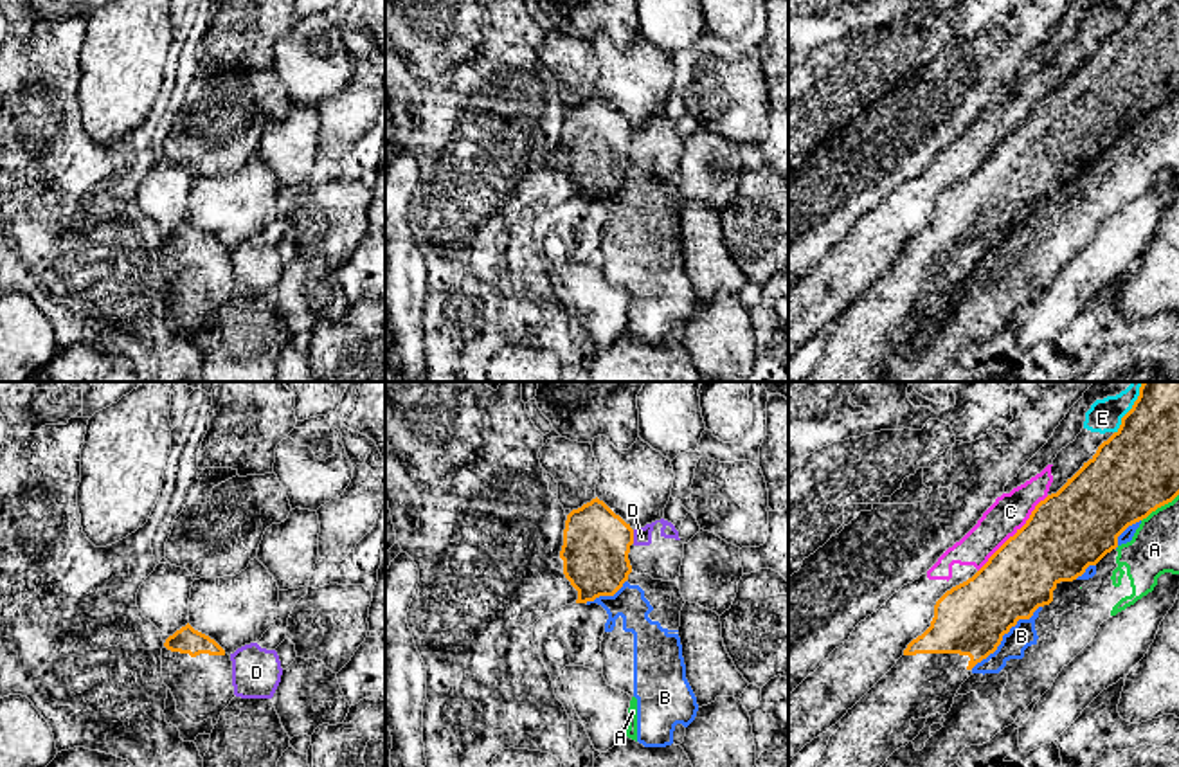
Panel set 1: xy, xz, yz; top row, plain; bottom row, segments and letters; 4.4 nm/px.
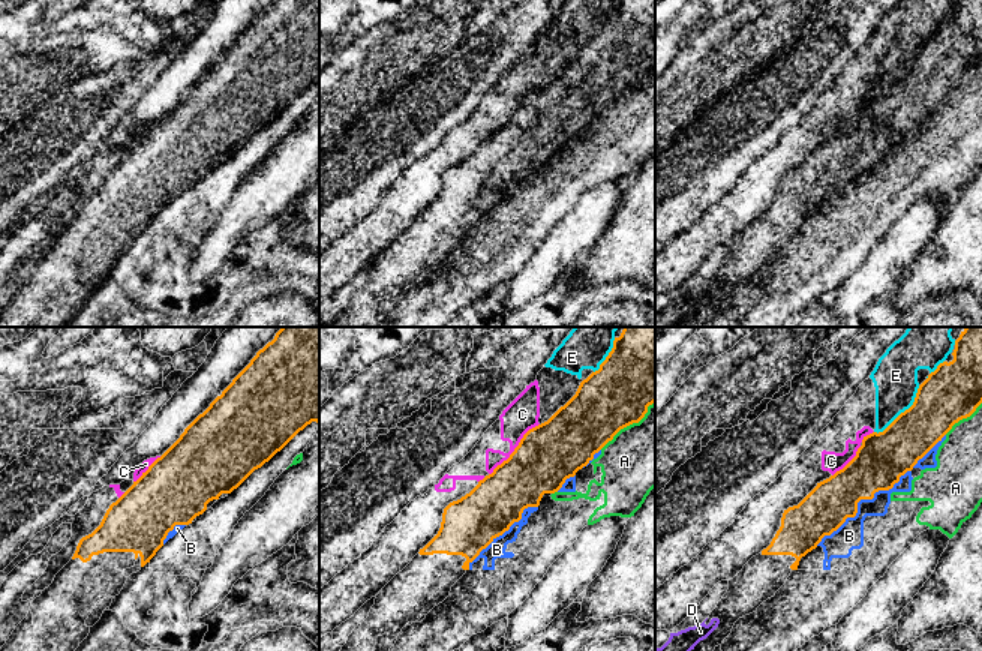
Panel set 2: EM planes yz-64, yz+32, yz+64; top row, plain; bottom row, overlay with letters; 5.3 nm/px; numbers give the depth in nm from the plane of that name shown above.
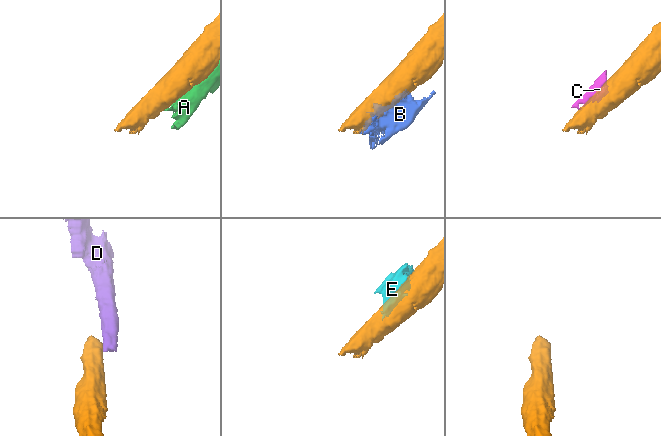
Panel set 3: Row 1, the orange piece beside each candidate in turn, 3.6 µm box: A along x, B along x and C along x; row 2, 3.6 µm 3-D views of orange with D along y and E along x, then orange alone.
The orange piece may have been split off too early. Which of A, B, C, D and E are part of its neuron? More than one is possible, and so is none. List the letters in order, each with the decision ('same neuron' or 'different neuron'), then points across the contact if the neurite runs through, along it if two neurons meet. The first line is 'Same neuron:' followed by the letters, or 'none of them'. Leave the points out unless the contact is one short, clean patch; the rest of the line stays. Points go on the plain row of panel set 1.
Same neuron: none of them
A: different neuron
B: different neuron
C: different neuron
D: different neuron
E: different neuron

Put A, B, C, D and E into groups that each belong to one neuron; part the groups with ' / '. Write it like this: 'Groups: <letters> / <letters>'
Groups: A B / C E / D

